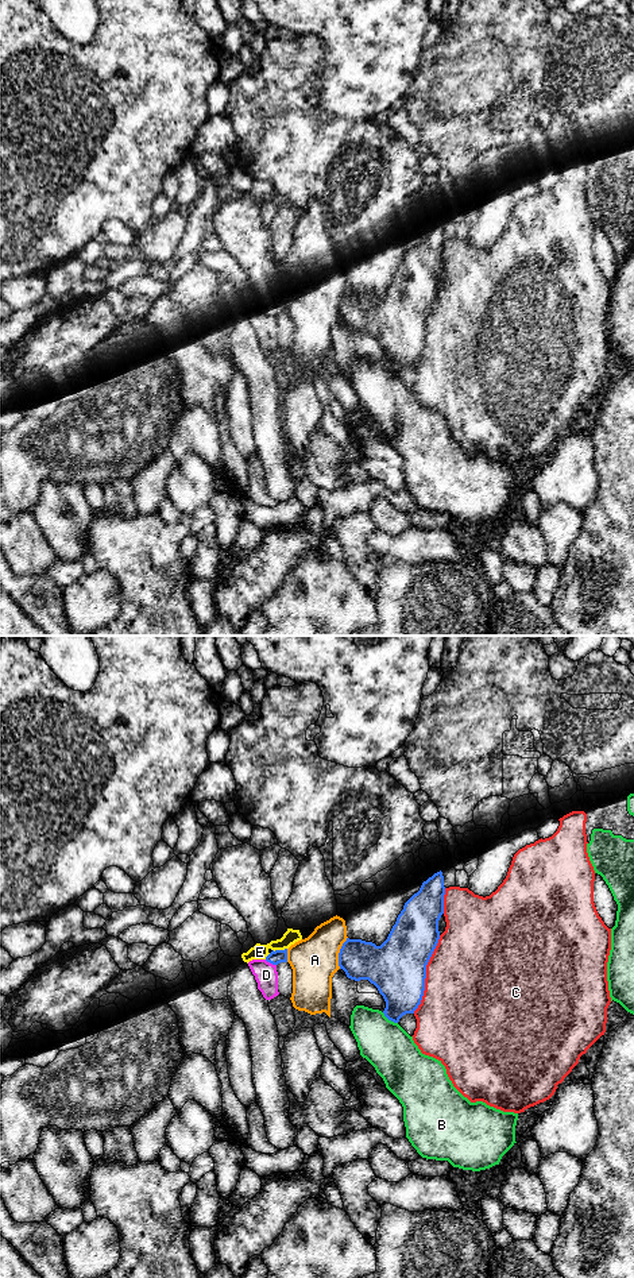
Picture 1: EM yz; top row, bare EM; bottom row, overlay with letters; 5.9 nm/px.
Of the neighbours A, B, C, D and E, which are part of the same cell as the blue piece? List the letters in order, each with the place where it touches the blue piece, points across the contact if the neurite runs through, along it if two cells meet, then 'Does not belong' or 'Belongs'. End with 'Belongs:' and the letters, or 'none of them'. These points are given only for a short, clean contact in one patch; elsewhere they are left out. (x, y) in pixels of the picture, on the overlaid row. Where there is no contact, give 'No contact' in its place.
A: Touches blue at yz (339, 953). Does not belong
B: Touches blue at yz (390, 1019). Boundary: yz (382, 1012), (397, 1023). Does not belong
C: Touches blue at yz (425, 975). Does not belong
D: Touches blue at yz (270, 962). Does not belong
E: Touches blue at yz (279, 950). Boundary: yz (286, 948), (273, 950). Does not belong
Belongs: none of them

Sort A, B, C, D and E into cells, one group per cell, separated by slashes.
A / B E / C / D

